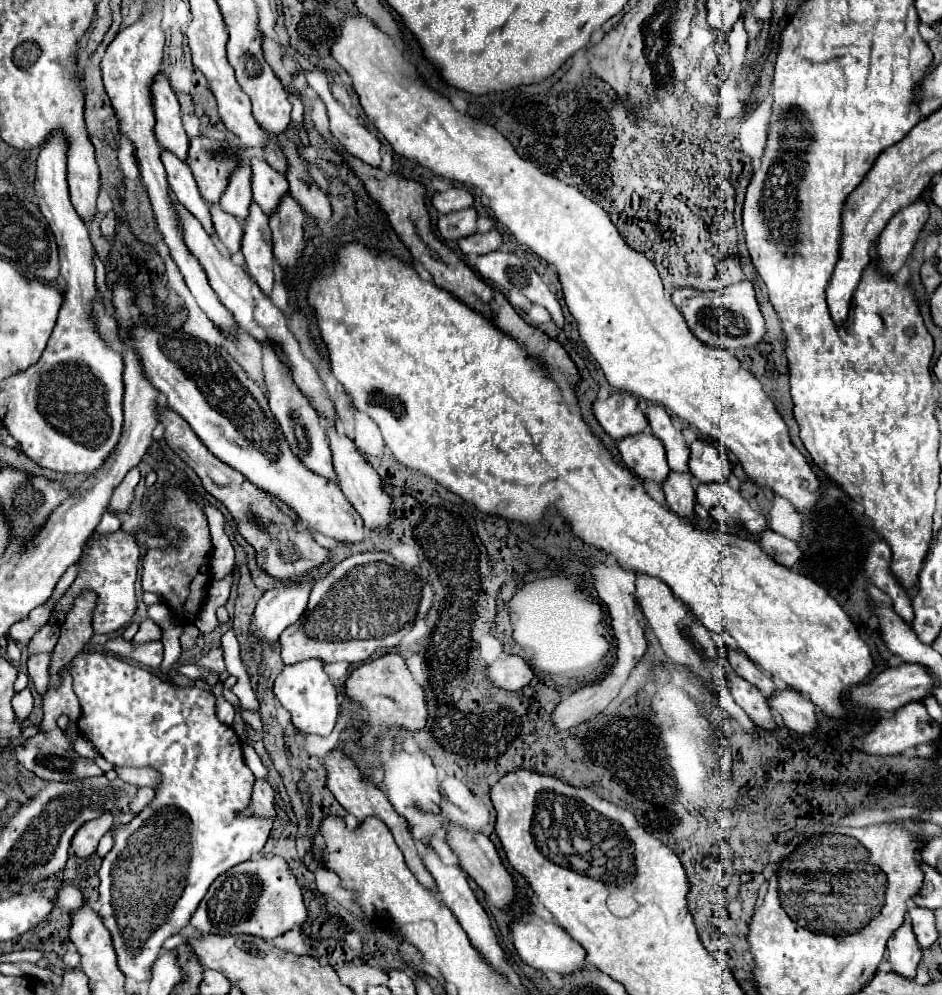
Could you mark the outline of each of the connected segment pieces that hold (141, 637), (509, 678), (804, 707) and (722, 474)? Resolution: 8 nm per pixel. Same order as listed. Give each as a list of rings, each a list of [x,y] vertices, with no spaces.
[[[150,618],[140,624],[138,632],[133,637],[134,644],[141,644],[149,641],[160,640],[162,637],[161,628]]]
[[[508,656],[504,660],[496,660],[486,668],[486,672],[488,672],[488,678],[498,688],[512,690],[512,692],[522,690],[534,678],[534,670],[520,656]]]
[[[786,686],[782,690],[776,690],[772,700],[768,700],[768,706],[782,716],[788,728],[796,732],[812,732],[816,728],[814,704],[794,688]]]
[[[694,440],[690,444],[688,468],[700,482],[726,482],[732,472],[728,458],[718,454],[714,444],[708,440]]]

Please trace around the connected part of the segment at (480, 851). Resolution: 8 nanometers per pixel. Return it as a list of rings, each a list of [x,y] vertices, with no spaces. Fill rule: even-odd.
[[[448,824],[446,826],[446,842],[450,844],[452,852],[460,858],[460,866],[470,874],[470,878],[490,896],[490,902],[498,908],[506,908],[512,898],[514,898],[514,880],[512,876],[506,872],[506,868],[502,866],[500,862],[500,856],[494,848],[494,844],[490,842],[490,838],[486,838],[484,834],[478,834],[478,832],[468,832],[468,830],[462,830],[458,826],[452,826]]]

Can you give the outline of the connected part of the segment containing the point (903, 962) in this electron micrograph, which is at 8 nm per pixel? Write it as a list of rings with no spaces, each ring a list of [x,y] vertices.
[[[906,916],[904,924],[888,940],[888,960],[894,968],[894,972],[898,972],[906,978],[914,978],[920,958],[922,958],[922,950],[916,944],[912,924]]]

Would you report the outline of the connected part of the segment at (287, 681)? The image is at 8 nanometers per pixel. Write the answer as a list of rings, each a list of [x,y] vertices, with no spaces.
[[[304,660],[292,666],[284,666],[284,670],[278,674],[274,682],[274,696],[290,712],[292,724],[298,732],[318,734],[322,738],[328,738],[330,732],[334,730],[336,716],[338,716],[336,688],[326,676],[320,660]]]

